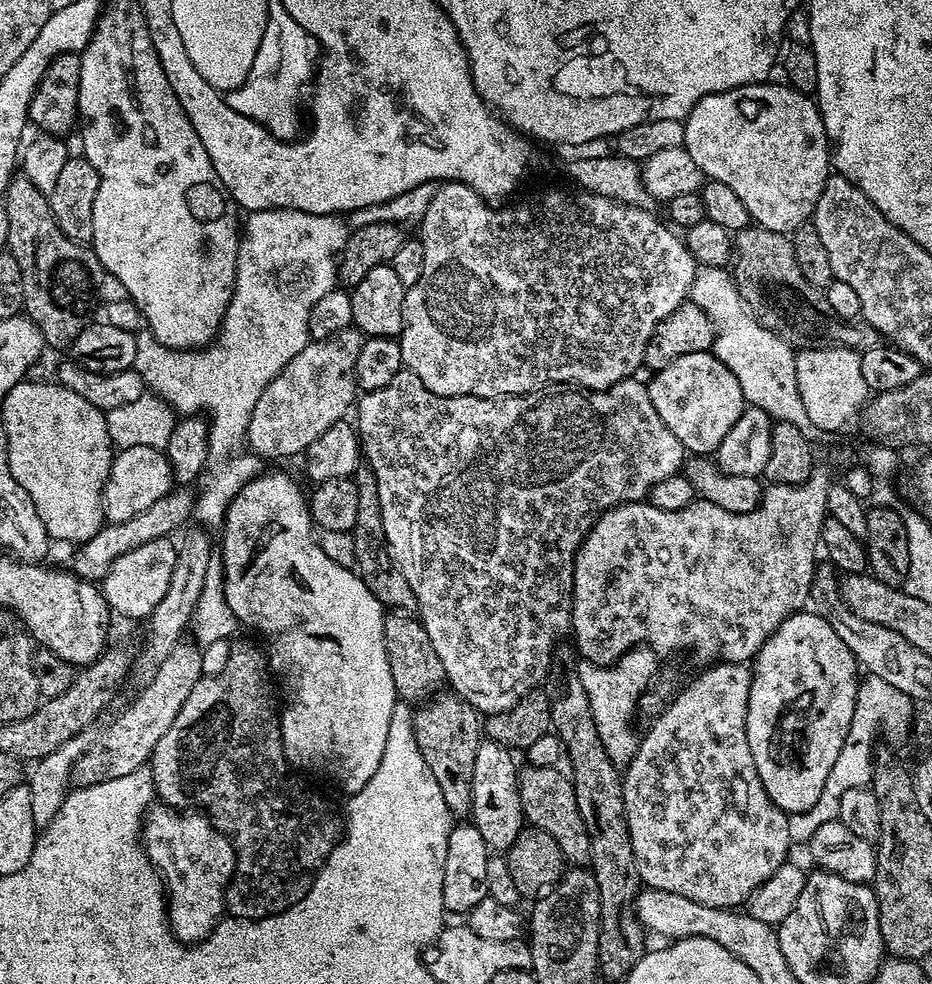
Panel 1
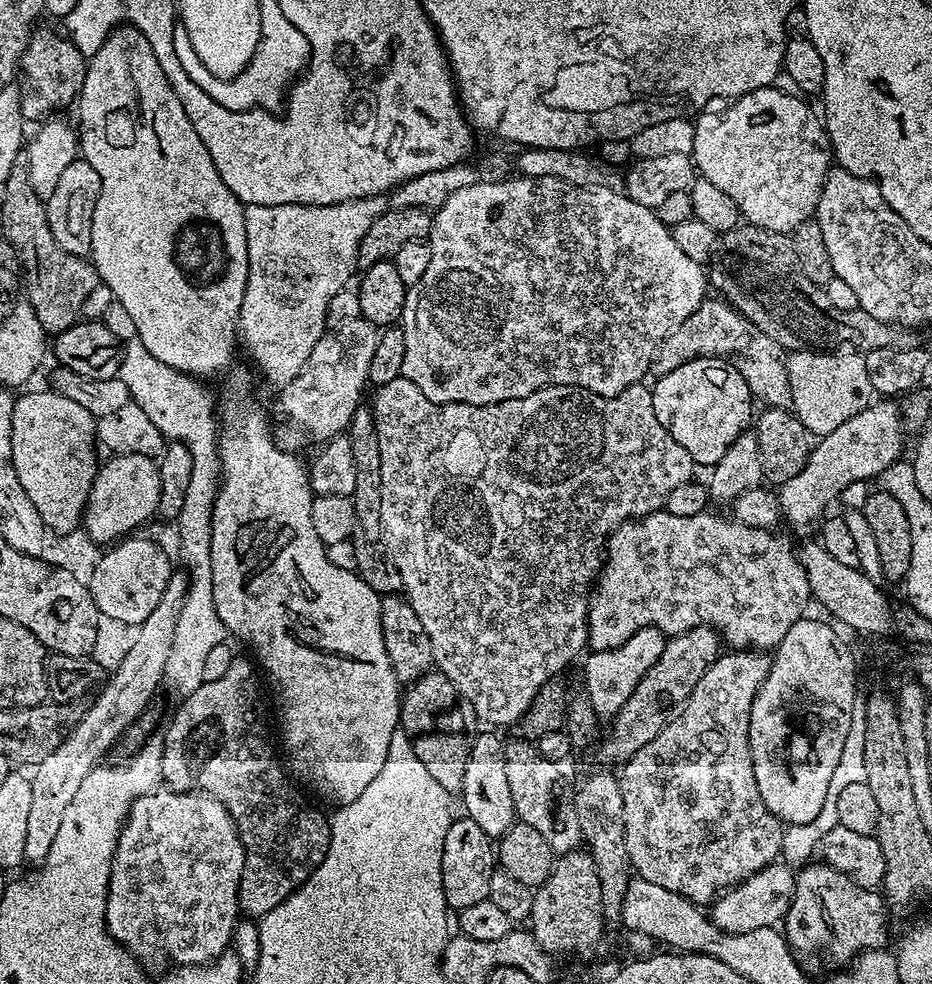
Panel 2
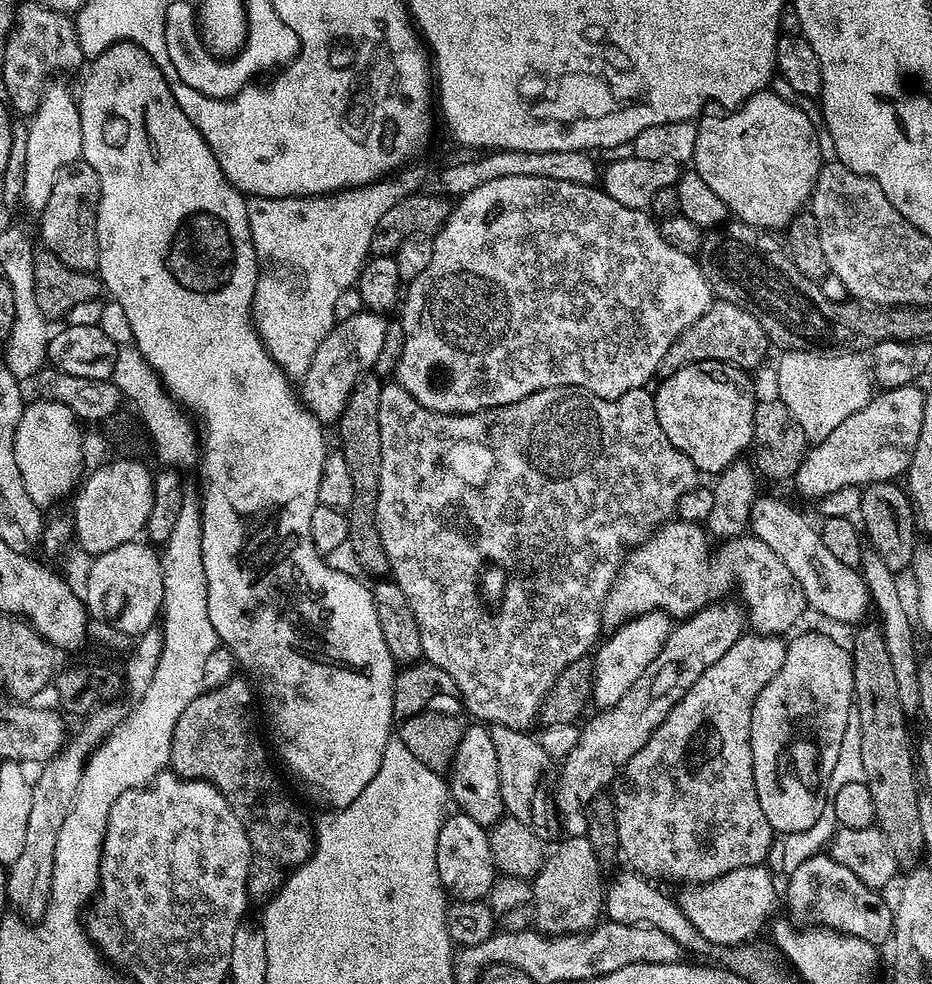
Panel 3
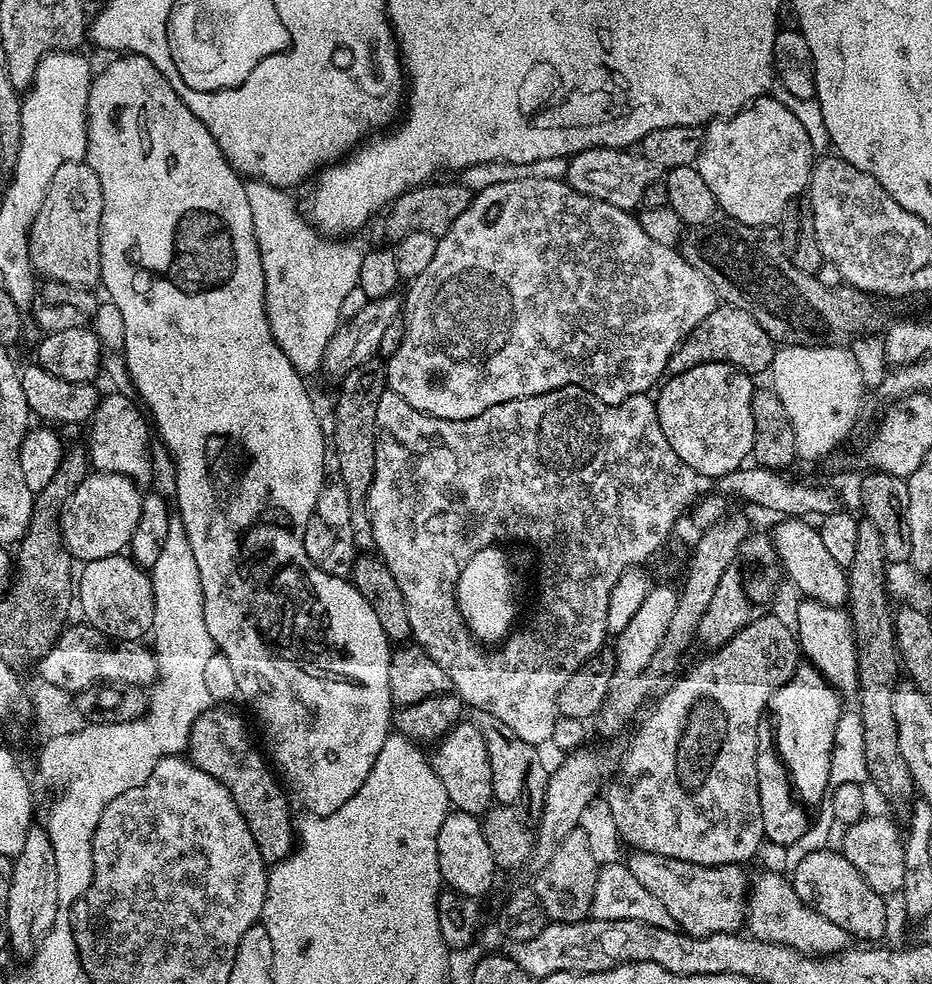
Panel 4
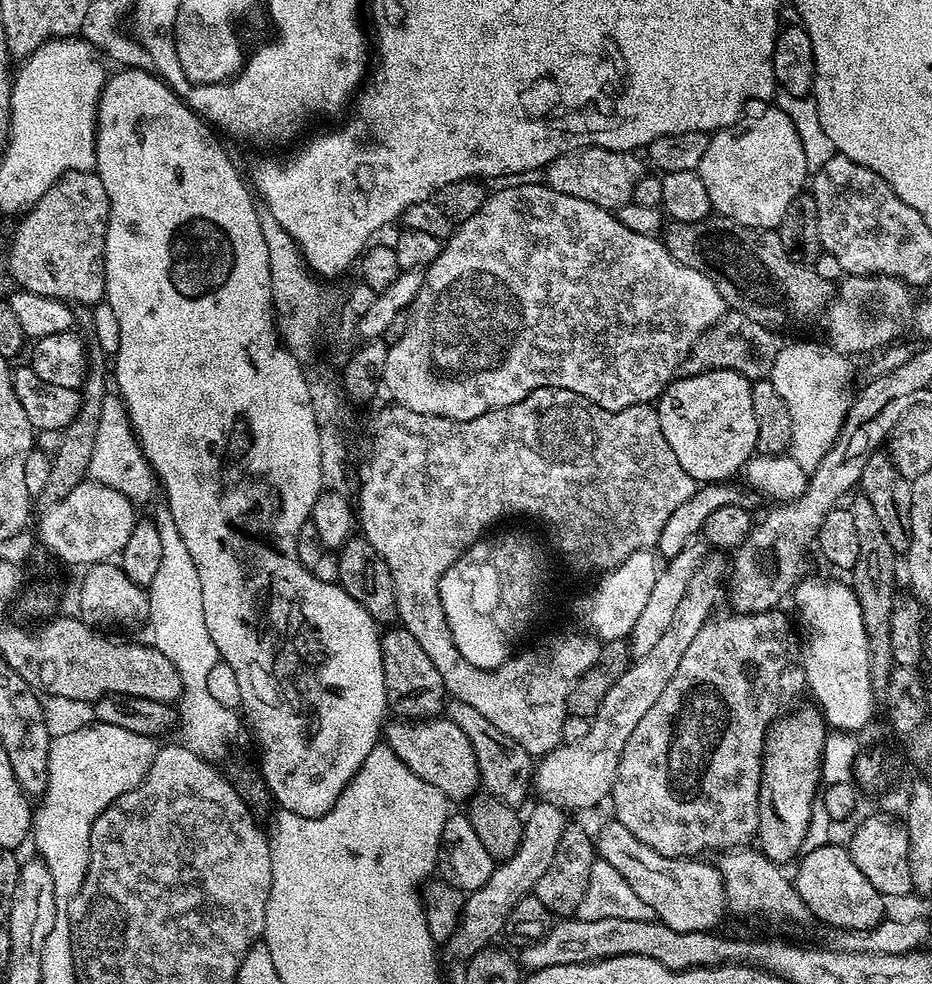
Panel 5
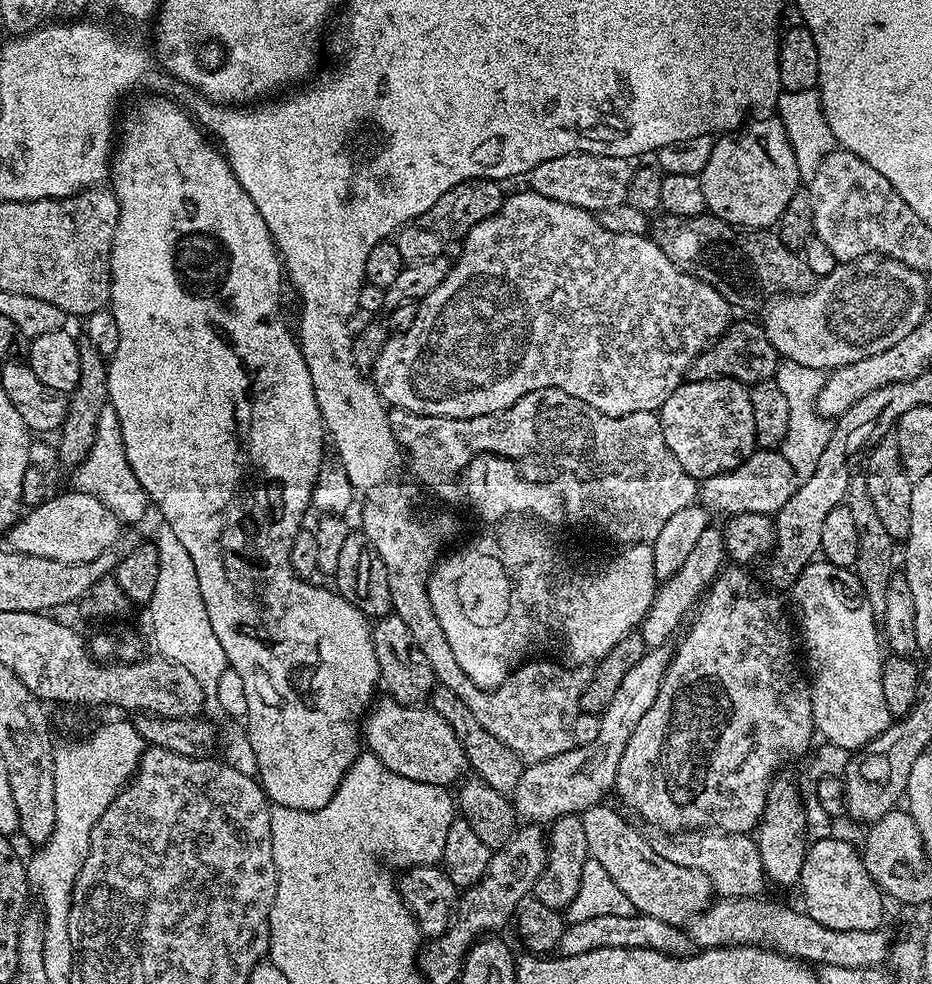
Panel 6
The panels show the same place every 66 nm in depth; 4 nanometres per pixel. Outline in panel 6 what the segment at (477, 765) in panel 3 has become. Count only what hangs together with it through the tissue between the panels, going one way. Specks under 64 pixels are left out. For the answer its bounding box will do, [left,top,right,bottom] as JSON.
[362,698,468,786]

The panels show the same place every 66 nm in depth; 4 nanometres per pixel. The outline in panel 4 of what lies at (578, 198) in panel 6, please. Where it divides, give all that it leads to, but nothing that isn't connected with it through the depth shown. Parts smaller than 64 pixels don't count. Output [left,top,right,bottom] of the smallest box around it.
[566,148,657,210]

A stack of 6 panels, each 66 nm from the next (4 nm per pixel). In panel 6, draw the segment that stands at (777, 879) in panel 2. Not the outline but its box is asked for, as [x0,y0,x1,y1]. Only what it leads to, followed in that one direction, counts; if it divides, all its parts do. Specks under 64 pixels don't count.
[583,807,713,926]

